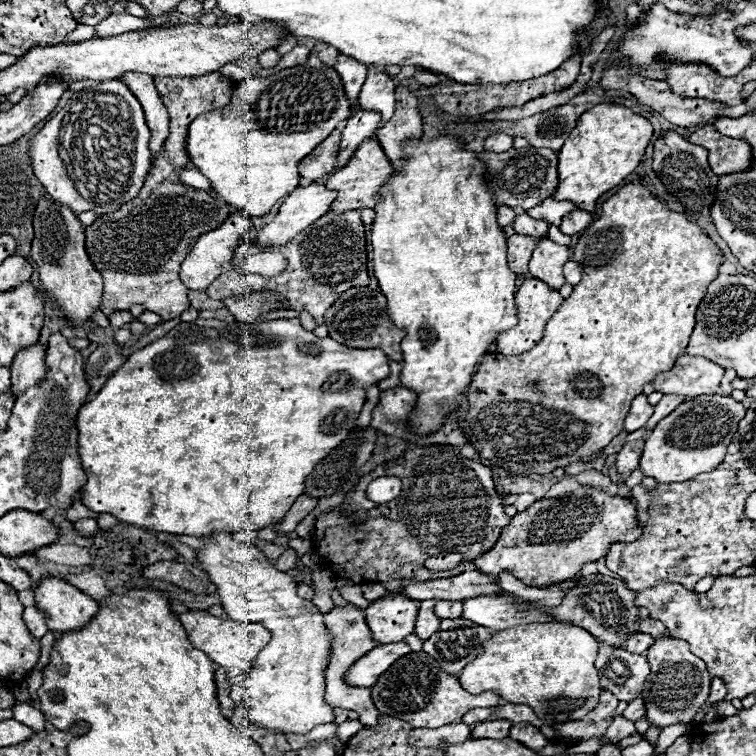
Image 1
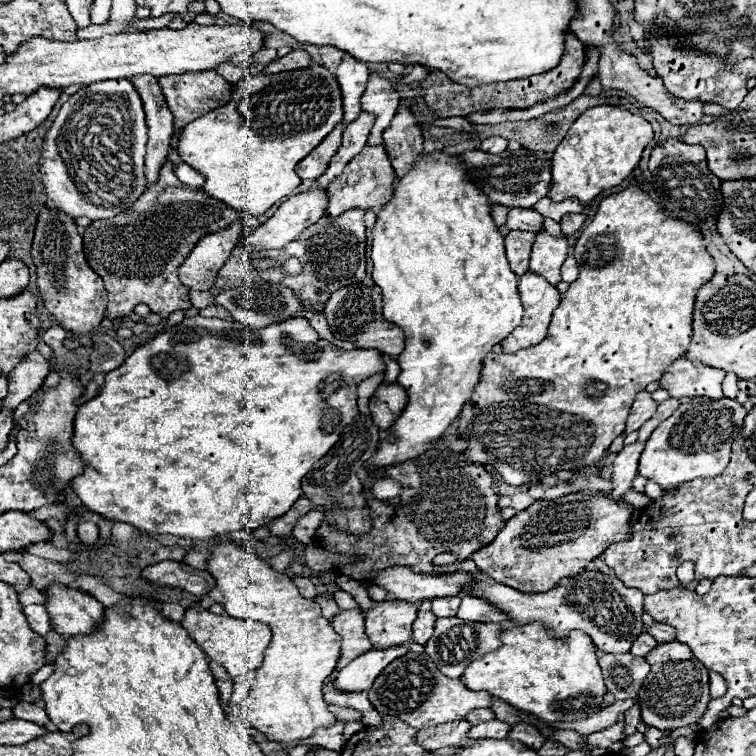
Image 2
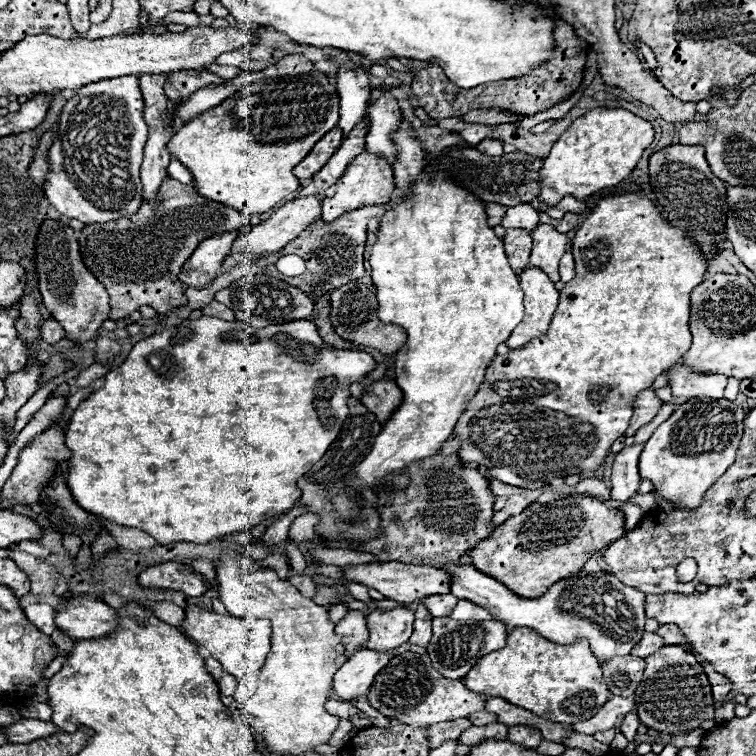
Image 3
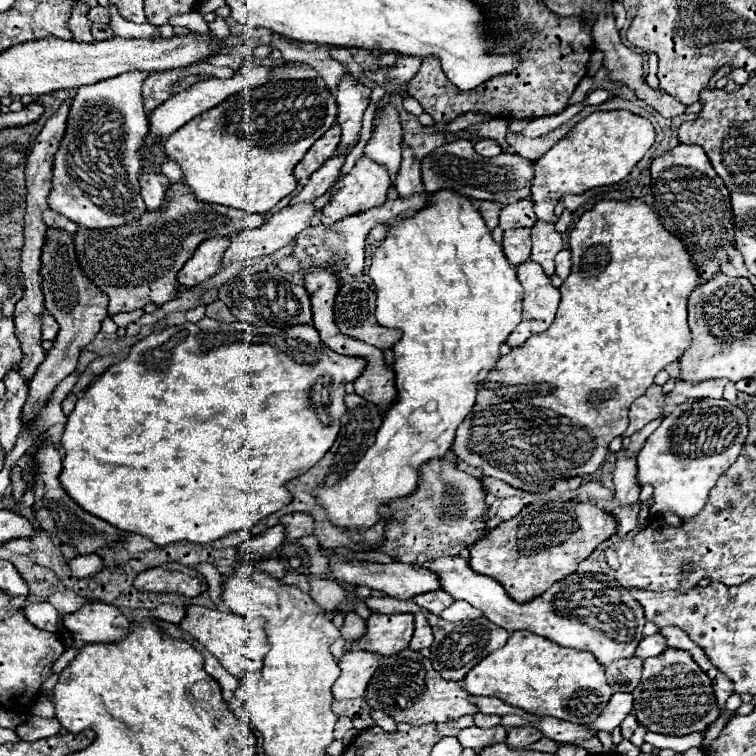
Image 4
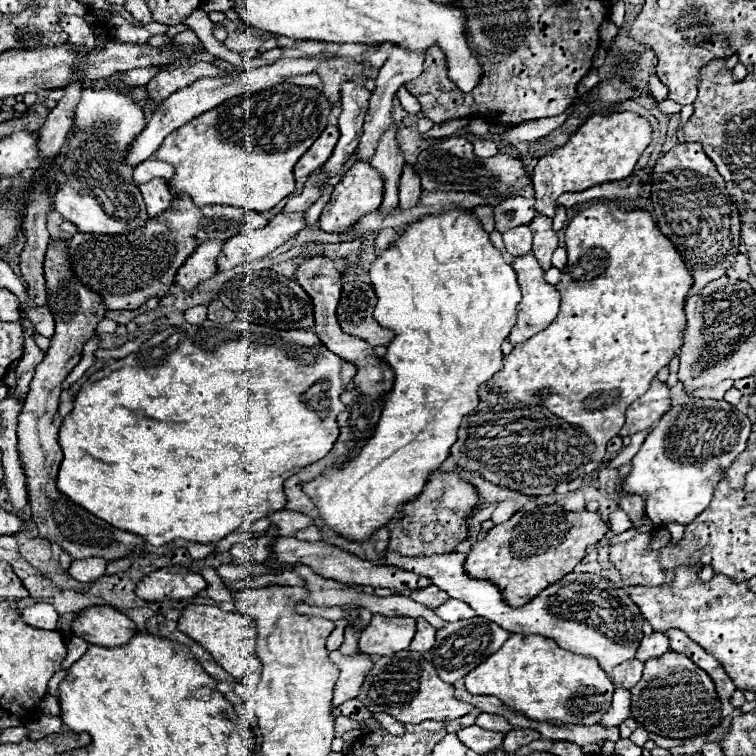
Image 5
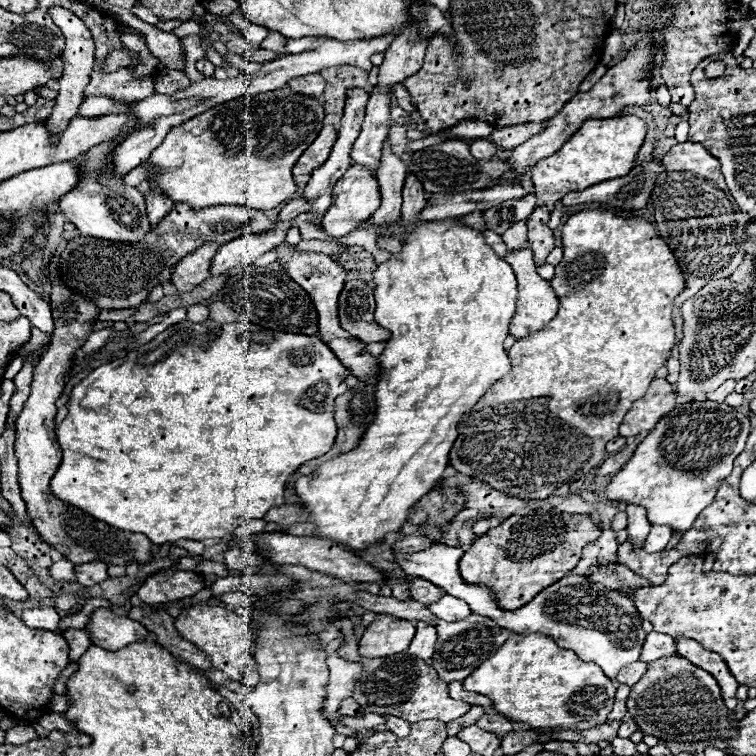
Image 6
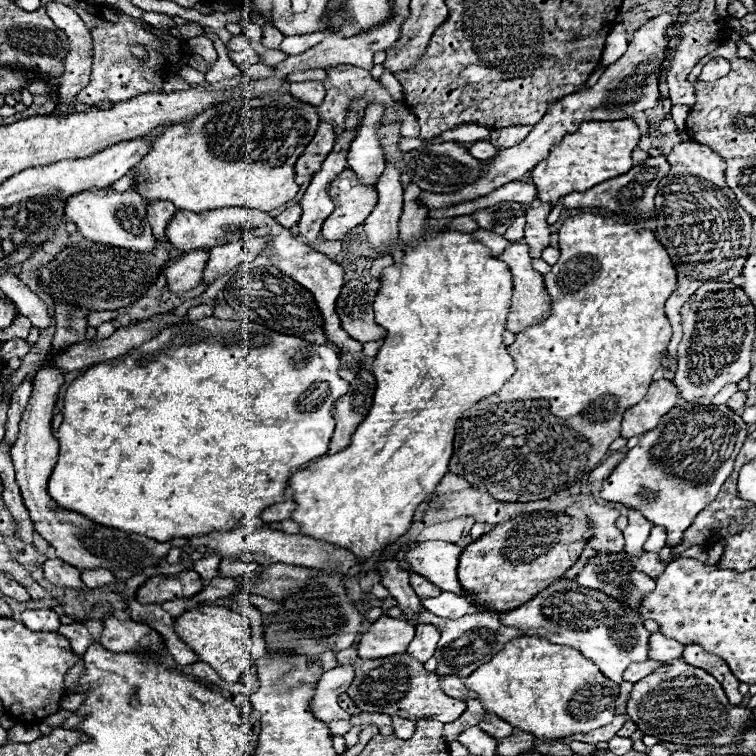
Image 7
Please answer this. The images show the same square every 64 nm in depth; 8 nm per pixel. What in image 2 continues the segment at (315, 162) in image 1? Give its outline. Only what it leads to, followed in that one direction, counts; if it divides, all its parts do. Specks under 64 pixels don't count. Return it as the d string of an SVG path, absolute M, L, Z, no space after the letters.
M336 126L336 130L332 130L332 134L328 134L328 138L324 138L324 142L320 142L320 146L316 146L316 150L312 150L312 154L308 154L296 166L296 174L302 180L314 180L316 176L324 174L324 170L328 168L328 162L338 152L340 142L342 142L342 128Z

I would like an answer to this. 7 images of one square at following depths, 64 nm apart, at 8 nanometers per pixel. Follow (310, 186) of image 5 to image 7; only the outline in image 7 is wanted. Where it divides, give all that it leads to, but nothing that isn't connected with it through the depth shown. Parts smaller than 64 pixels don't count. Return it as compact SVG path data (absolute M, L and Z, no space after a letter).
M294 206L294 208L288 208L288 210L284 210L282 214L278 214L276 216L276 220L278 220L278 224L282 224L284 228L292 228L292 226L296 226L298 224L298 220L300 220L300 214L302 214L302 208L300 206Z

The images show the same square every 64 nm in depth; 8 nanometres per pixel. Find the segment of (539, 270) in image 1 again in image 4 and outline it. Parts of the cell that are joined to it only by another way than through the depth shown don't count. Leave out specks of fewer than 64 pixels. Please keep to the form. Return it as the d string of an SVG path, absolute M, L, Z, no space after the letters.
M538 220L532 226L532 254L530 260L538 262L544 272L554 274L554 256L562 250L562 234L554 230L552 222Z

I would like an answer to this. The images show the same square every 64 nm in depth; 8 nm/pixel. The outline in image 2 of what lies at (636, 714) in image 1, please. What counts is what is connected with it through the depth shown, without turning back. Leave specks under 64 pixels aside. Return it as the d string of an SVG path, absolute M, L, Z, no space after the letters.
M634 704L630 710L626 710L624 712L624 722L626 722L626 726L624 726L624 734L626 736L632 736L634 732L636 732L636 726L642 722L642 718L640 718L640 706L638 704Z

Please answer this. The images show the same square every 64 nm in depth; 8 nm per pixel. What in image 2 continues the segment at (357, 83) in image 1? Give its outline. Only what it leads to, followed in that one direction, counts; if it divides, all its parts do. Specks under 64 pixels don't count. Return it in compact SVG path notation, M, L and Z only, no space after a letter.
M344 56L340 66L336 68L336 80L342 90L342 102L344 102L344 118L340 122L342 128L346 128L350 122L354 122L360 114L360 98L364 96L364 88L368 82L368 68L364 62Z

